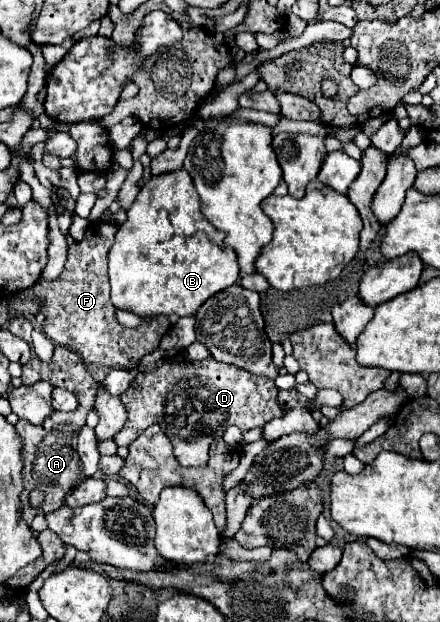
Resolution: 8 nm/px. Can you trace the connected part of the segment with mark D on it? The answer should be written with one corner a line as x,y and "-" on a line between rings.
176,356
164,360
154,374
138,374
130,388
120,396
128,410
124,428
114,436
118,446
130,446
140,432
150,424
160,424
174,446
176,460
182,466
204,466
208,462
208,446
220,438
228,426
238,426
242,432
250,428
262,428
268,420
282,416
286,410
278,406
278,388
264,376
254,376
230,364
220,364
206,358
198,364
176,360

